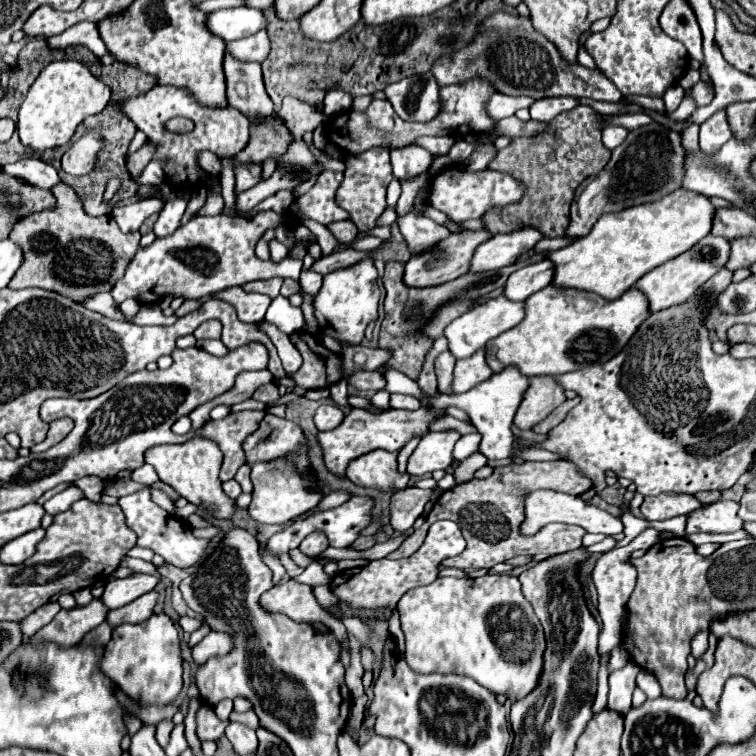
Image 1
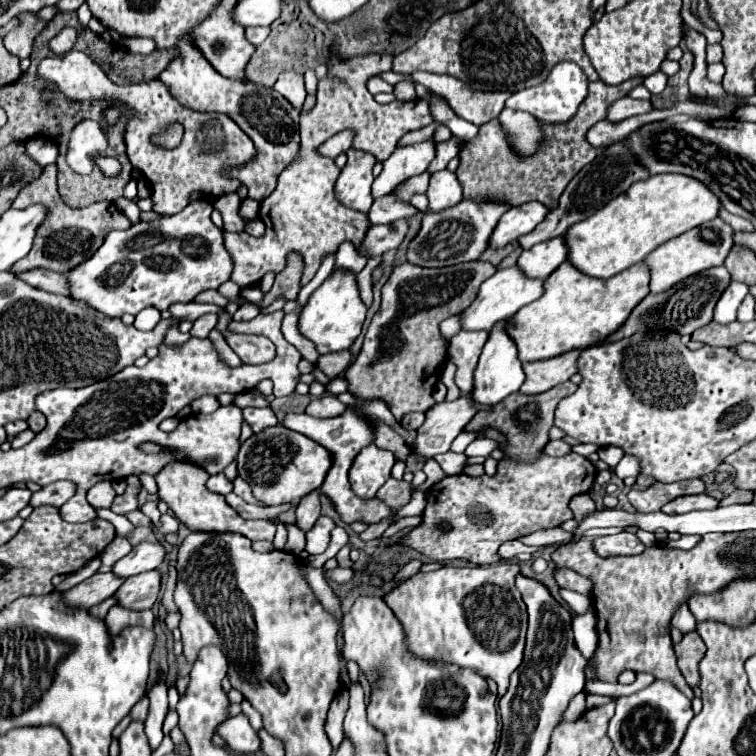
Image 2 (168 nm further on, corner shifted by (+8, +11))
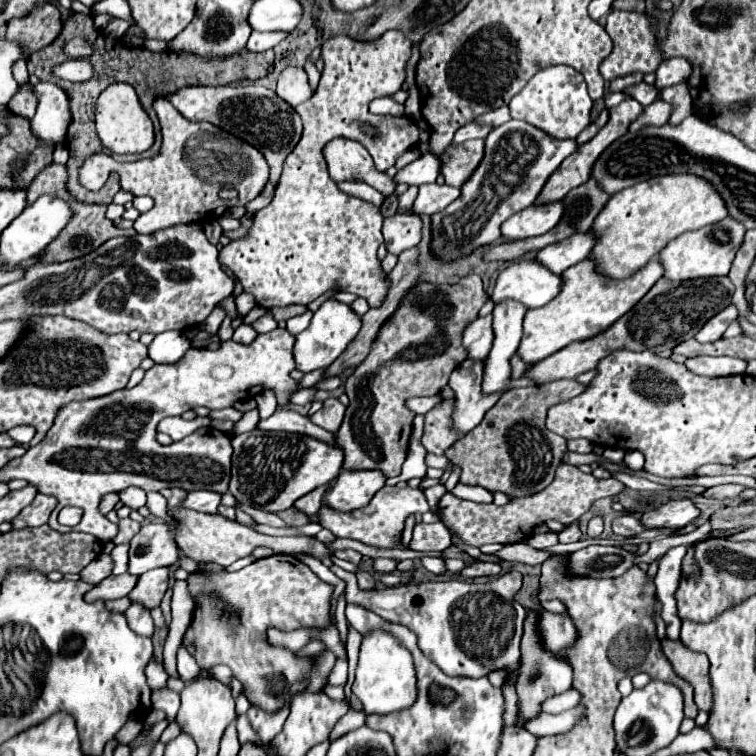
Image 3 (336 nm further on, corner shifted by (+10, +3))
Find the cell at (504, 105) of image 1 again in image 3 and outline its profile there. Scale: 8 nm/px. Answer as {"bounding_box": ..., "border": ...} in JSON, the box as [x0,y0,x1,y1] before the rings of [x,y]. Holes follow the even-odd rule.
{"bounding_box":[476,105,512,127],"border":[[[504,105],[504,107],[496,109],[496,111],[490,111],[490,113],[482,115],[482,117],[478,117],[476,121],[480,121],[480,123],[490,123],[490,125],[498,127],[498,125],[502,125],[502,123],[510,121],[510,119],[512,119],[512,117],[510,117],[510,109]]]}

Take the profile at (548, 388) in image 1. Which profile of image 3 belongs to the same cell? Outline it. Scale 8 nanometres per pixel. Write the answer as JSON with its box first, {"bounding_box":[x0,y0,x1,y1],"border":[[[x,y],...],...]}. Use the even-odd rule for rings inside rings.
{"bounding_box":[526,277,734,383],"border":[[[710,277],[710,279],[688,279],[688,281],[668,281],[660,279],[618,325],[610,325],[606,333],[598,333],[598,337],[590,337],[590,341],[578,341],[576,345],[566,345],[566,349],[560,349],[554,353],[554,357],[546,357],[546,361],[538,361],[538,365],[532,365],[526,373],[526,377],[534,379],[536,383],[548,383],[554,379],[574,379],[580,373],[586,373],[590,369],[596,369],[598,361],[608,357],[610,353],[618,349],[626,351],[652,351],[652,353],[668,353],[674,349],[674,345],[694,337],[702,325],[726,309],[732,303],[734,285],[728,277]]]}

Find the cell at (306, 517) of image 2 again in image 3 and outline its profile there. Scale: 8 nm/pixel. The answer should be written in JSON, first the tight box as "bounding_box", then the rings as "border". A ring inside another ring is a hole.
{"bounding_box":[294,485,330,515],"border":[[[322,485],[322,487],[306,493],[306,497],[300,497],[300,499],[294,503],[294,507],[298,507],[300,511],[304,511],[306,515],[318,513],[318,509],[320,509],[320,505],[322,505],[322,497],[324,497],[324,493],[328,491],[328,487],[330,487],[330,485]]]}

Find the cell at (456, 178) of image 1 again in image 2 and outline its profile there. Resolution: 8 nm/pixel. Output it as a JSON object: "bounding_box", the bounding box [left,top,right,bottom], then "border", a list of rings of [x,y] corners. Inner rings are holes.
{"bounding_box":[428,169,462,209],"border":[[[444,169],[438,173],[432,173],[432,181],[428,187],[428,199],[432,209],[446,209],[452,205],[458,205],[462,197],[462,183],[458,181],[456,173]]]}

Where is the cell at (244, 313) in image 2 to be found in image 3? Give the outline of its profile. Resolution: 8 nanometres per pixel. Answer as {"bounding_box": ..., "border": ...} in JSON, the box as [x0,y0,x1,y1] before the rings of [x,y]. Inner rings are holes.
{"bounding_box":[232,323,258,345],"border":[[[242,323],[242,325],[234,331],[234,337],[232,337],[232,339],[234,339],[236,343],[248,345],[248,343],[252,343],[252,341],[256,339],[256,335],[258,335],[258,333],[256,333],[250,325],[244,325],[244,323]]]}

